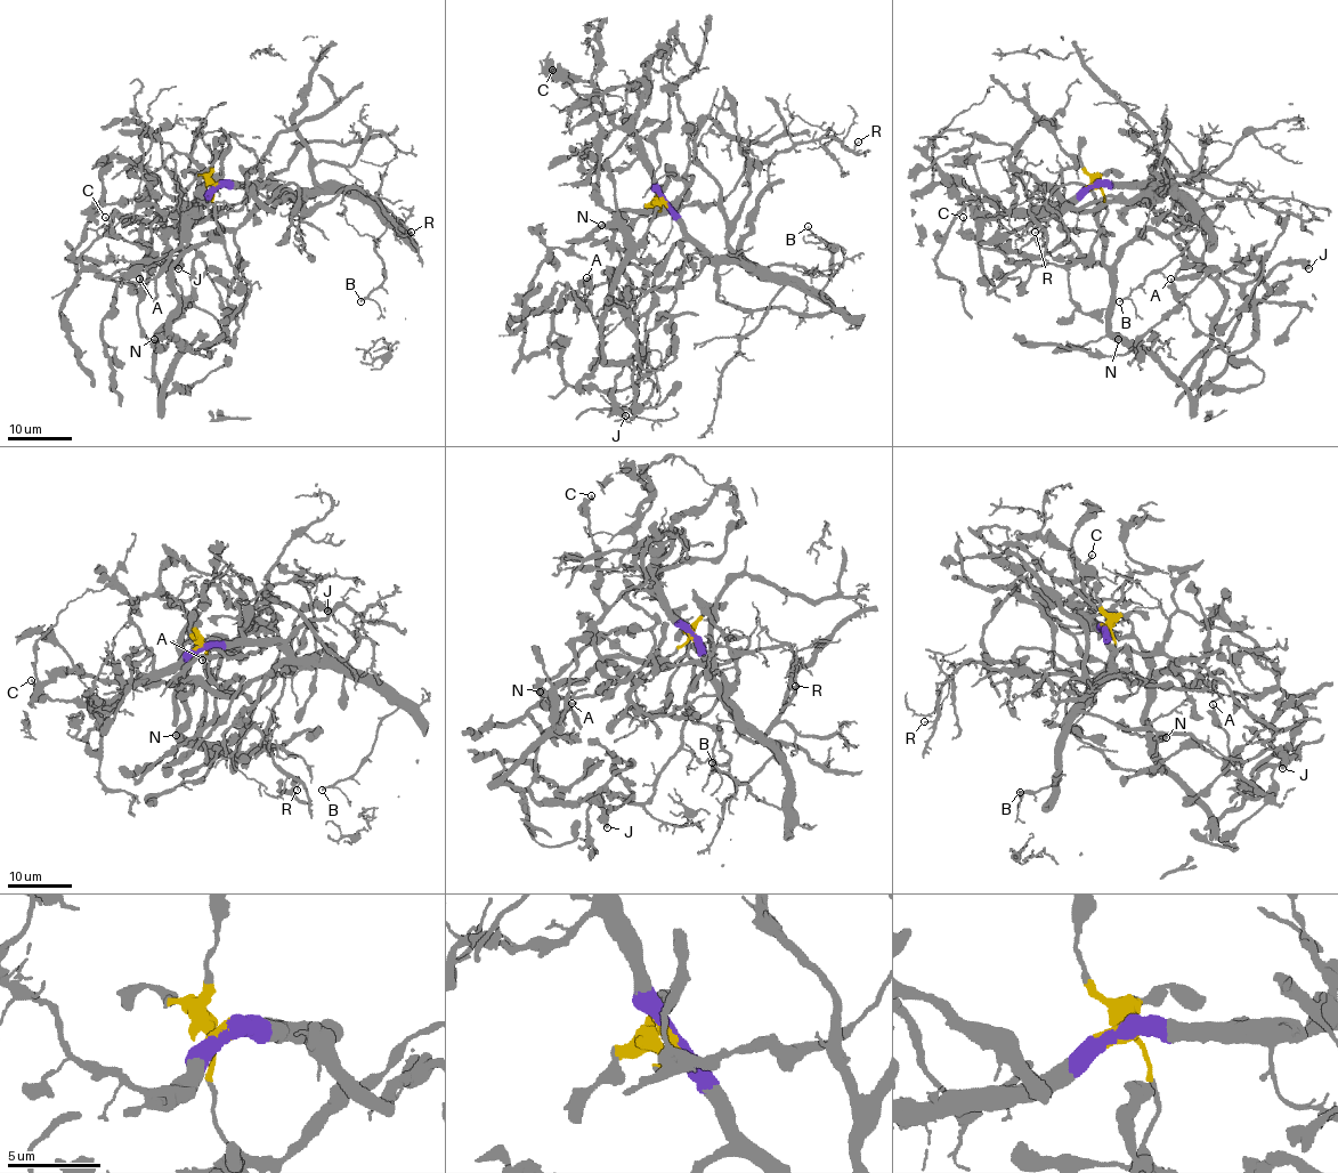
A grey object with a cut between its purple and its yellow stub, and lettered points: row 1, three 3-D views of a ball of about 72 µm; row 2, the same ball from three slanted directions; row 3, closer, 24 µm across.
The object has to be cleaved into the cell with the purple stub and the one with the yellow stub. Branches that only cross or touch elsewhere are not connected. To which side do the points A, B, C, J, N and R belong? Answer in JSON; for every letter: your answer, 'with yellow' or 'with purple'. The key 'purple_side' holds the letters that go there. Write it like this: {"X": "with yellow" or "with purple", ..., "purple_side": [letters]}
{"A": "with yellow", "B": "with purple", "C": "with yellow", "J": "with yellow", "N": "with yellow", "R": "with purple", "purple_side": ["B", "R"]}

